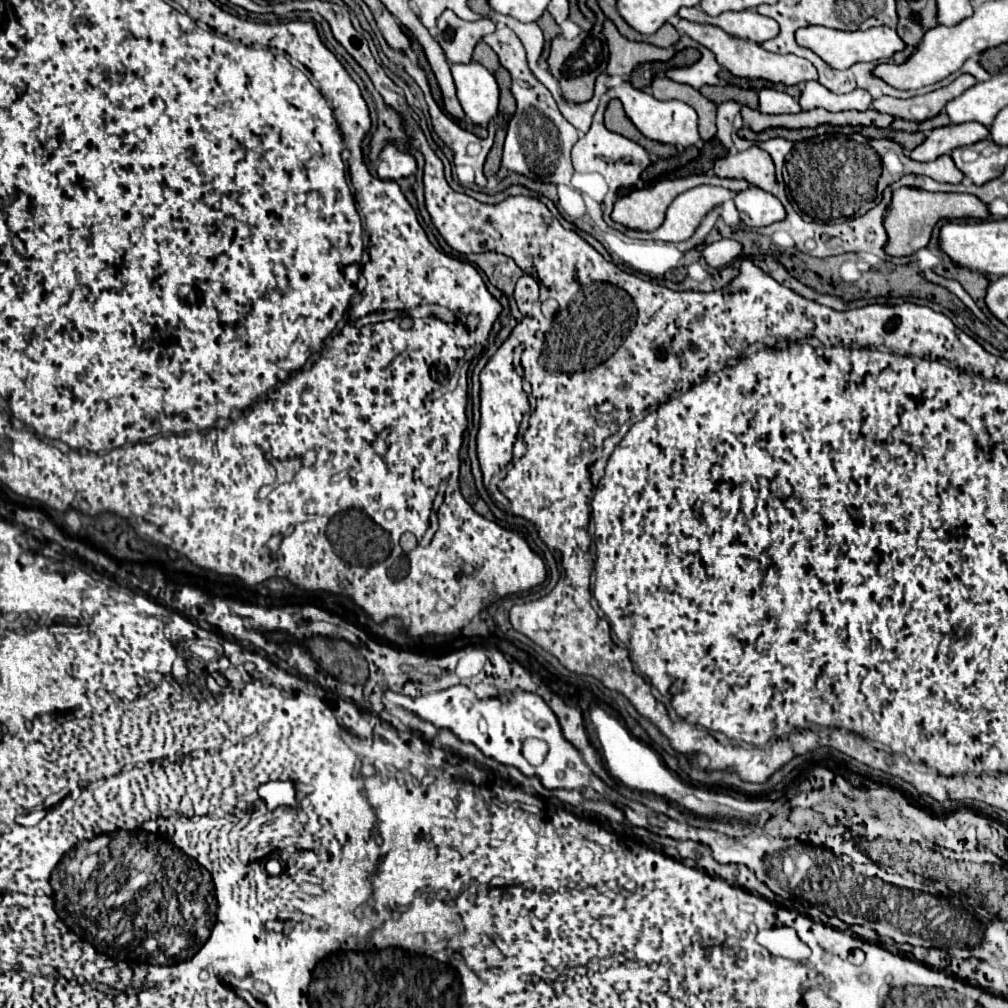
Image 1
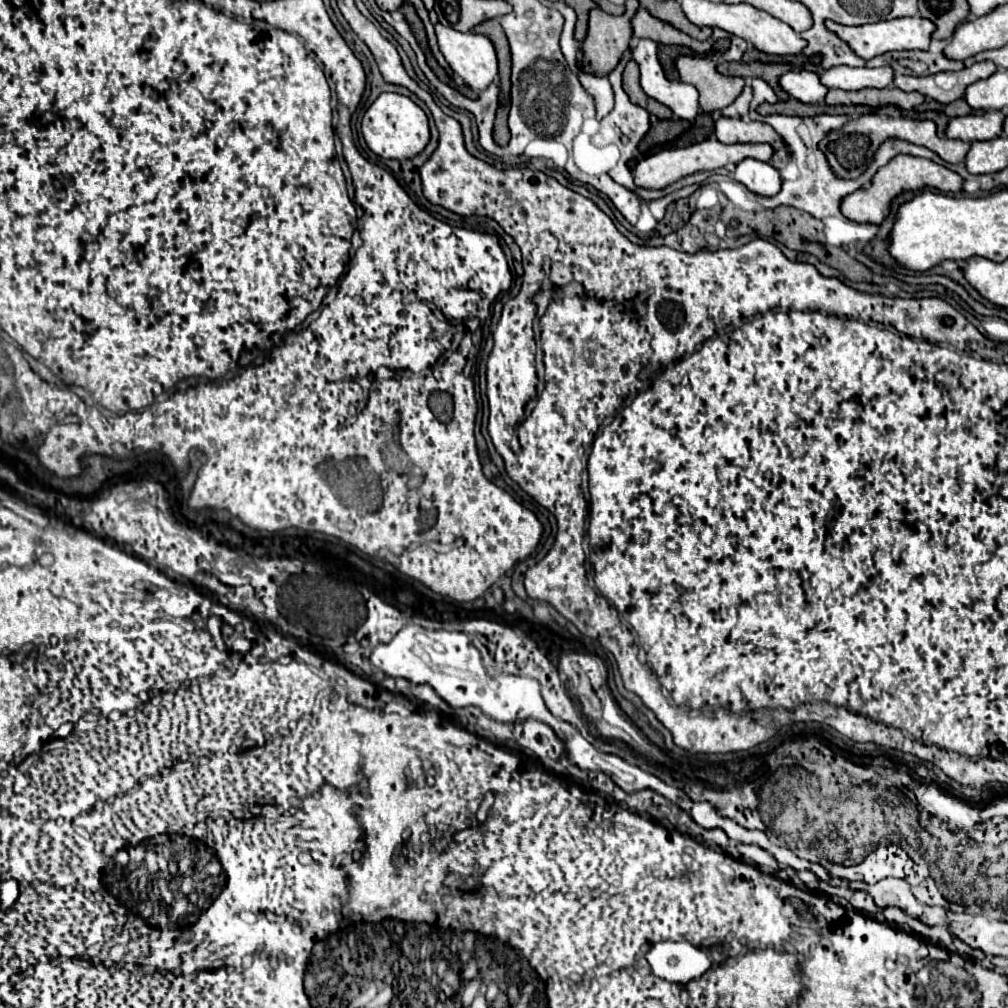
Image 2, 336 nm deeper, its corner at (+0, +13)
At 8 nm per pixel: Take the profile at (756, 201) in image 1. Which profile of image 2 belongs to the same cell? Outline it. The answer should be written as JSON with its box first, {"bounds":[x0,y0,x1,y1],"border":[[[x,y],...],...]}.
{"bounds":[734,159,780,197],"border":[[[744,159],[736,165],[734,179],[748,191],[760,197],[774,197],[780,191],[780,173],[770,165],[756,159]]]}

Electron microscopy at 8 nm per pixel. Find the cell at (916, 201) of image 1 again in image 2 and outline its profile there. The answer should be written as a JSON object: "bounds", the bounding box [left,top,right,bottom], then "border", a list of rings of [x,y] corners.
{"bounds":[842,155,964,225],"border":[[[896,155],[888,165],[884,165],[874,175],[870,189],[860,189],[860,191],[848,195],[842,201],[842,215],[848,217],[850,221],[856,221],[856,223],[880,225],[890,213],[892,199],[898,197],[904,191],[920,191],[920,189],[930,187],[930,189],[938,189],[942,193],[960,193],[962,185],[964,185],[964,179],[958,173],[954,173],[954,171],[950,171],[950,169],[930,161],[930,159],[920,159],[920,157],[910,157],[910,155]]]}

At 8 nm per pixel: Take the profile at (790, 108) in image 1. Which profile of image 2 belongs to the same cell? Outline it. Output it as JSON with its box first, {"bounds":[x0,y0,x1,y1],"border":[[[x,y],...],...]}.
{"bounds":[780,69,828,103],"border":[[[792,69],[786,71],[780,77],[780,87],[790,97],[802,101],[802,103],[822,103],[828,89],[820,83],[818,75],[814,71],[806,69]]]}

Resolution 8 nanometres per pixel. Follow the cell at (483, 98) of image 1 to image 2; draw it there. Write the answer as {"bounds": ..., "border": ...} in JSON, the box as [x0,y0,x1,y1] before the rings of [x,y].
{"bounds":[436,23,498,91],"border":[[[442,23],[436,25],[436,35],[438,35],[438,45],[440,45],[442,55],[446,57],[455,76],[460,77],[464,84],[472,87],[474,91],[482,91],[490,83],[496,81],[496,77],[498,77],[496,51],[494,51],[494,45],[490,43],[488,37],[476,35],[476,33],[460,33],[460,31],[446,27]]]}

